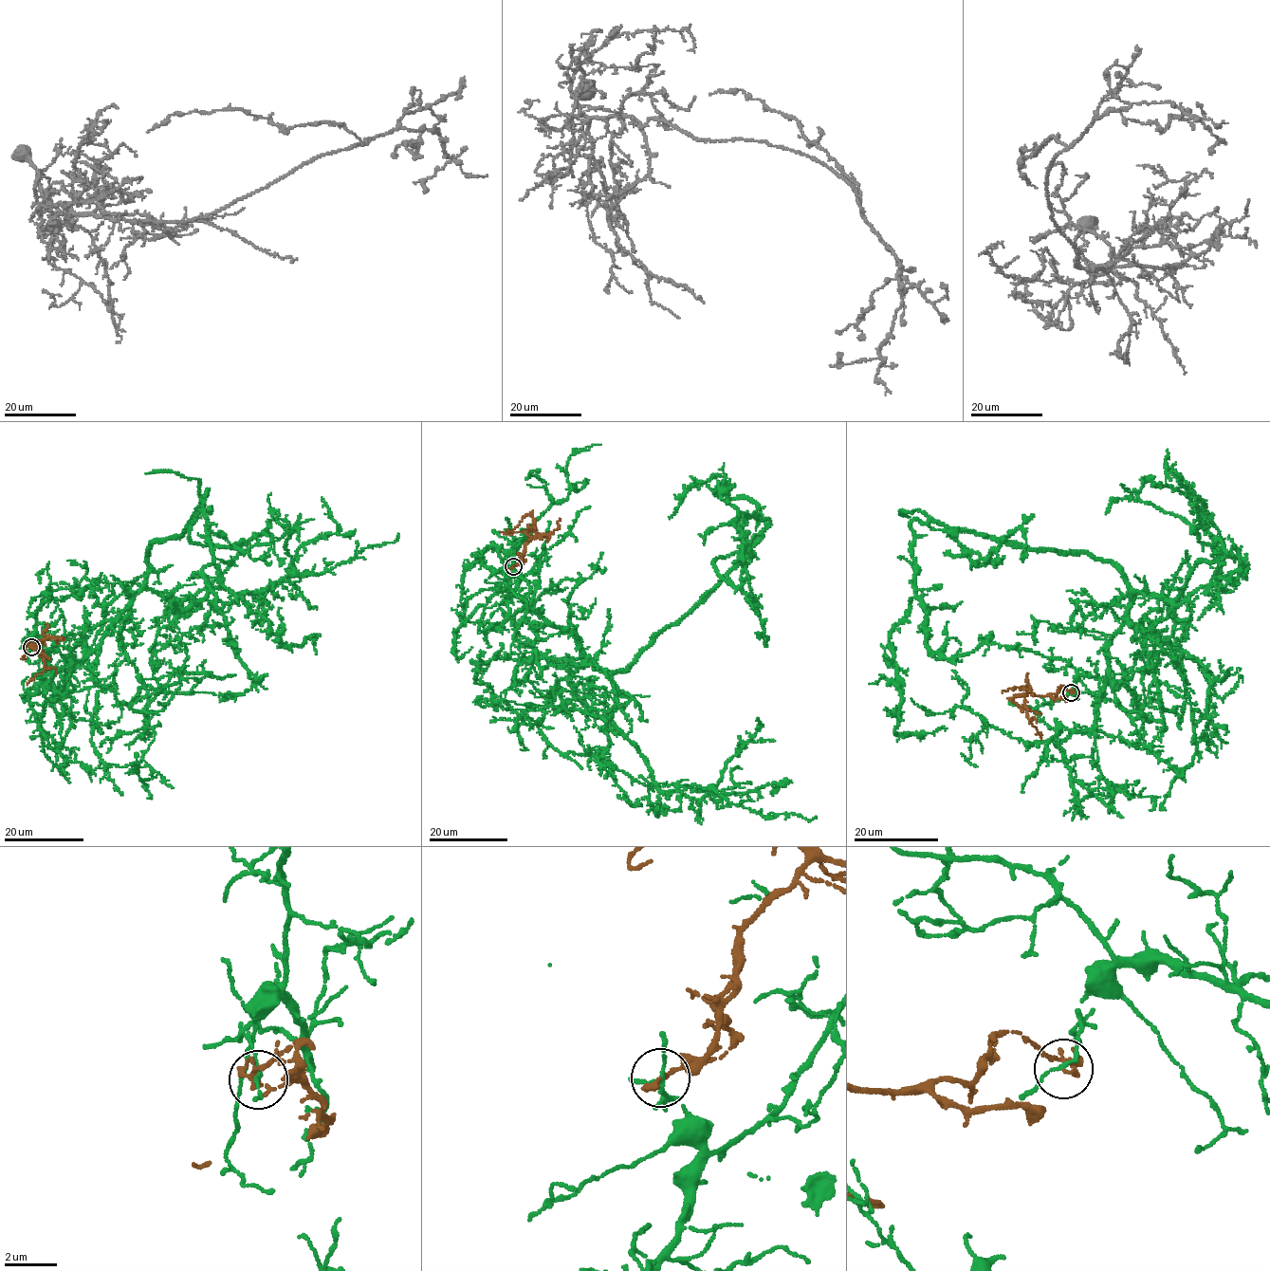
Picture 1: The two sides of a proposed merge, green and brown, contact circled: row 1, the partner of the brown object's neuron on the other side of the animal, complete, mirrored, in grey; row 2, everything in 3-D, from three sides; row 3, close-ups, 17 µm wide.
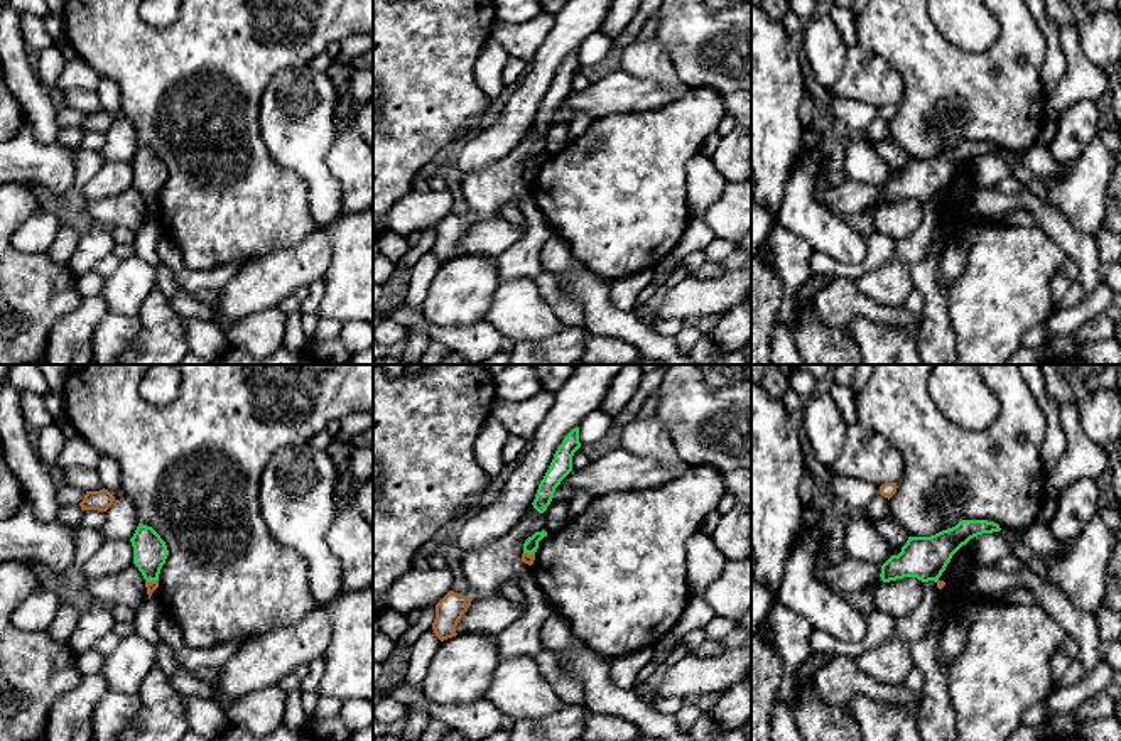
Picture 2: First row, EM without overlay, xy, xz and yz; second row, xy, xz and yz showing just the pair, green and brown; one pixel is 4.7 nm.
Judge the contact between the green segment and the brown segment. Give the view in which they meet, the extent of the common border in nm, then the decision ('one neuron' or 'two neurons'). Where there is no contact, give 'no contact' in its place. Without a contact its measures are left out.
meets green in xy; contact 60 nm long; two neurons

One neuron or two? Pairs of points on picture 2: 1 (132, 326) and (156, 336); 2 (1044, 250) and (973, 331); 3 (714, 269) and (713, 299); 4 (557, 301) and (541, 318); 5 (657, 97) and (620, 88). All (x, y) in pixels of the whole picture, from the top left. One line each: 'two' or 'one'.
1: two
2: one
3: two
4: two
5: one

